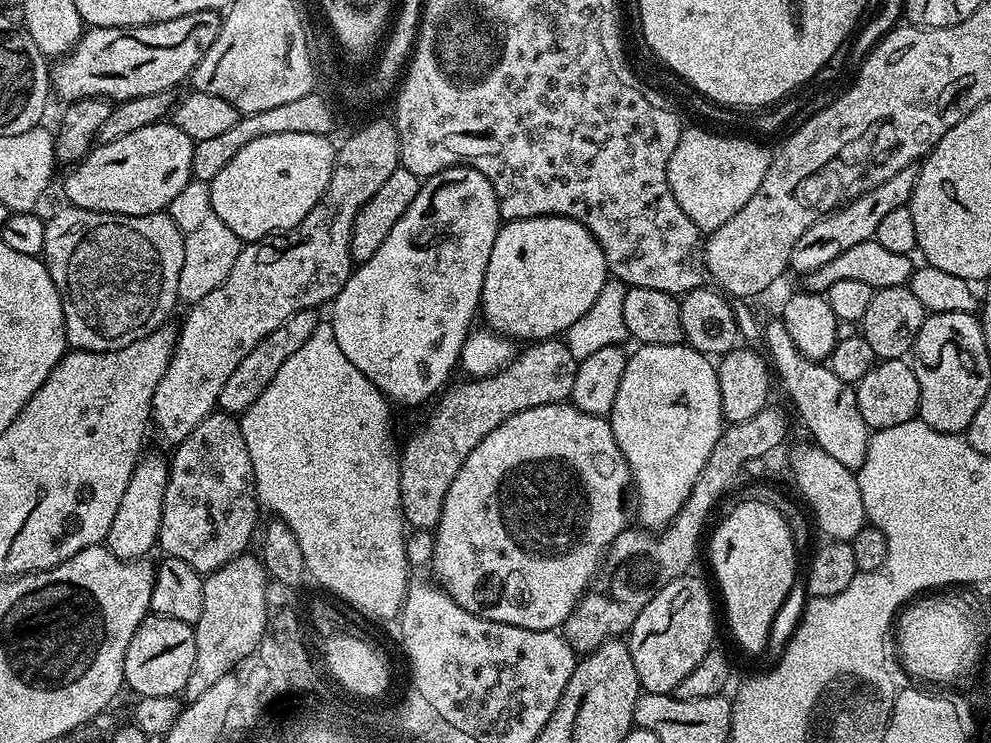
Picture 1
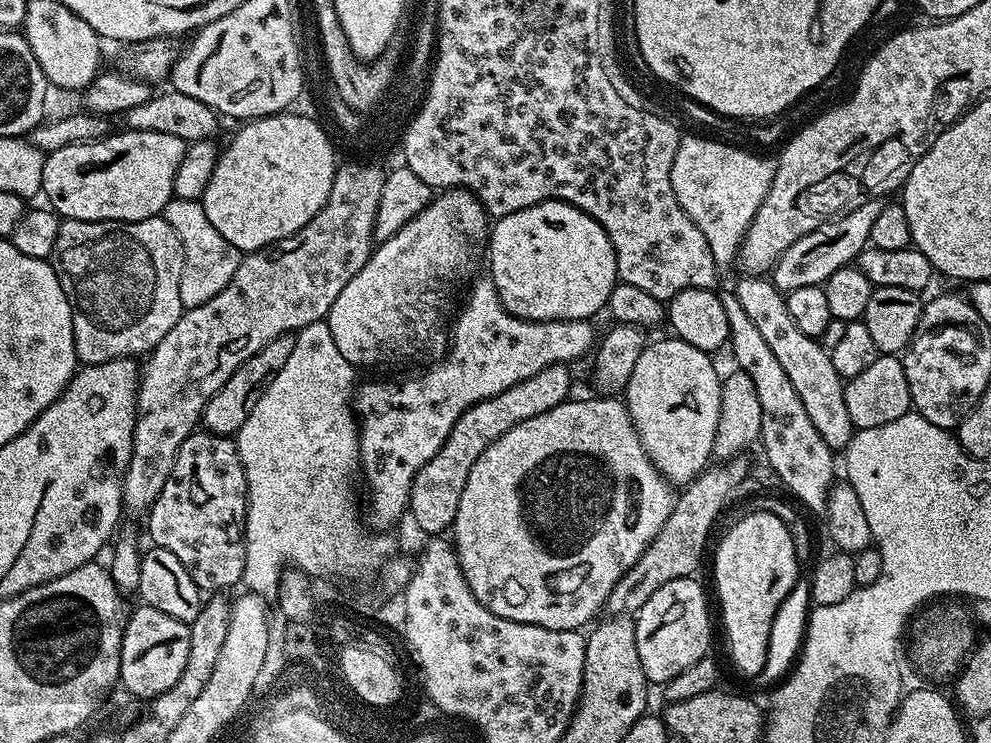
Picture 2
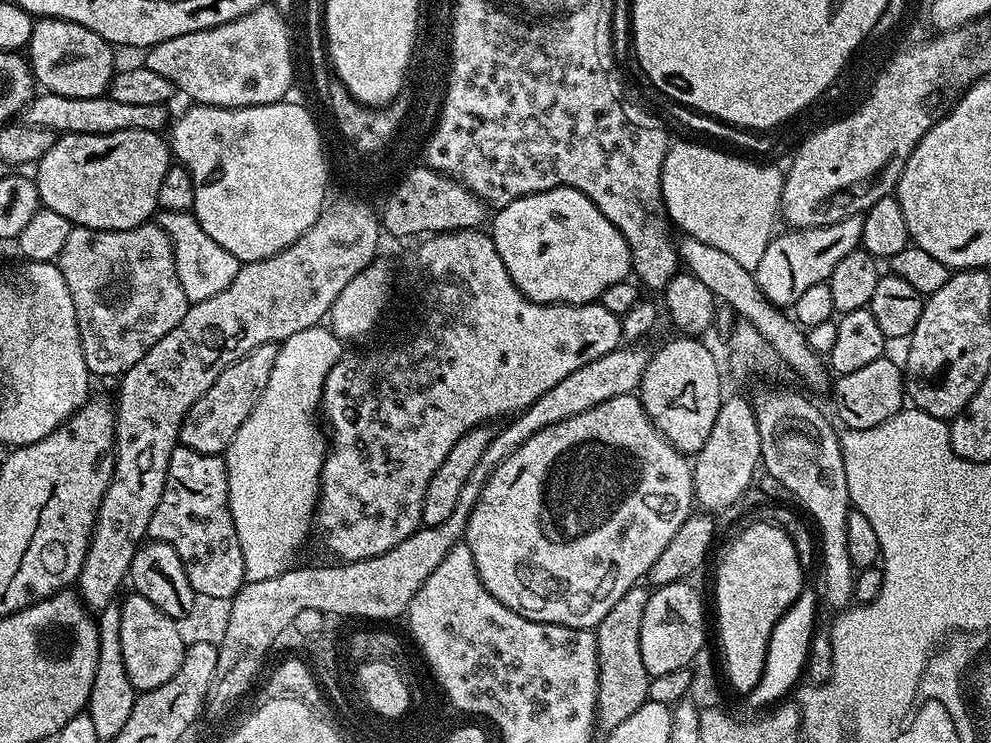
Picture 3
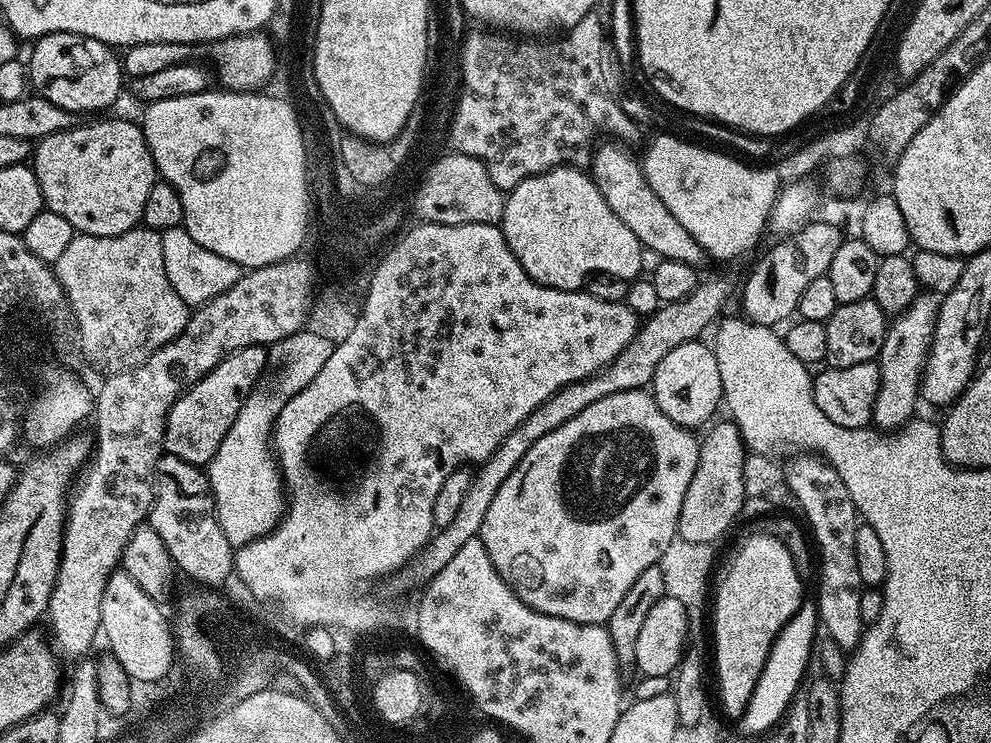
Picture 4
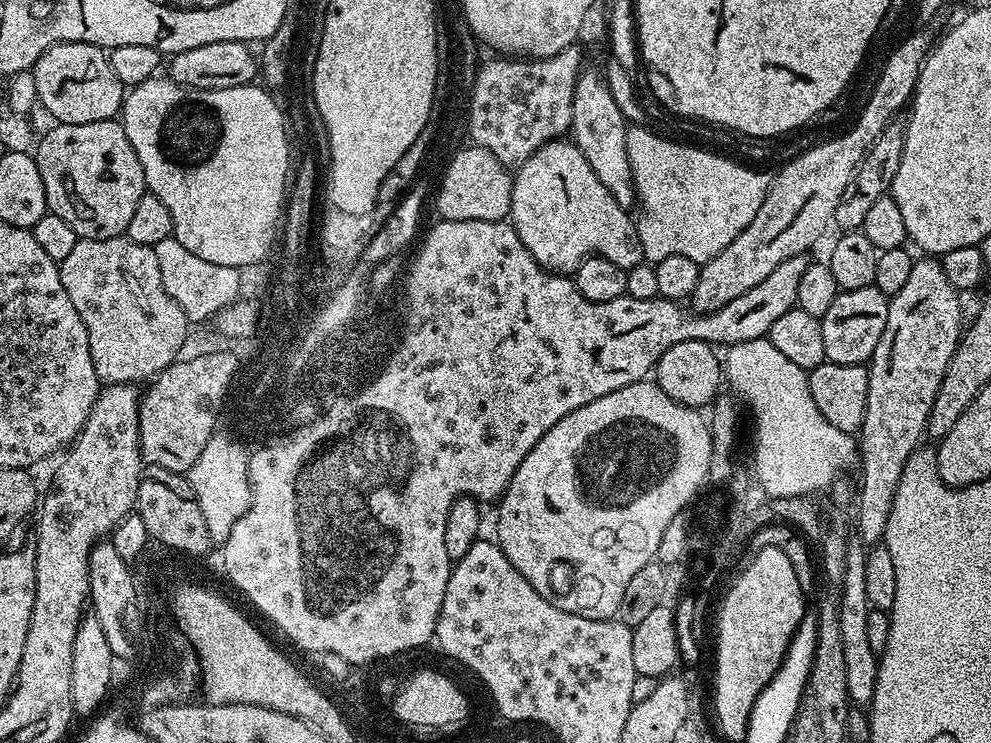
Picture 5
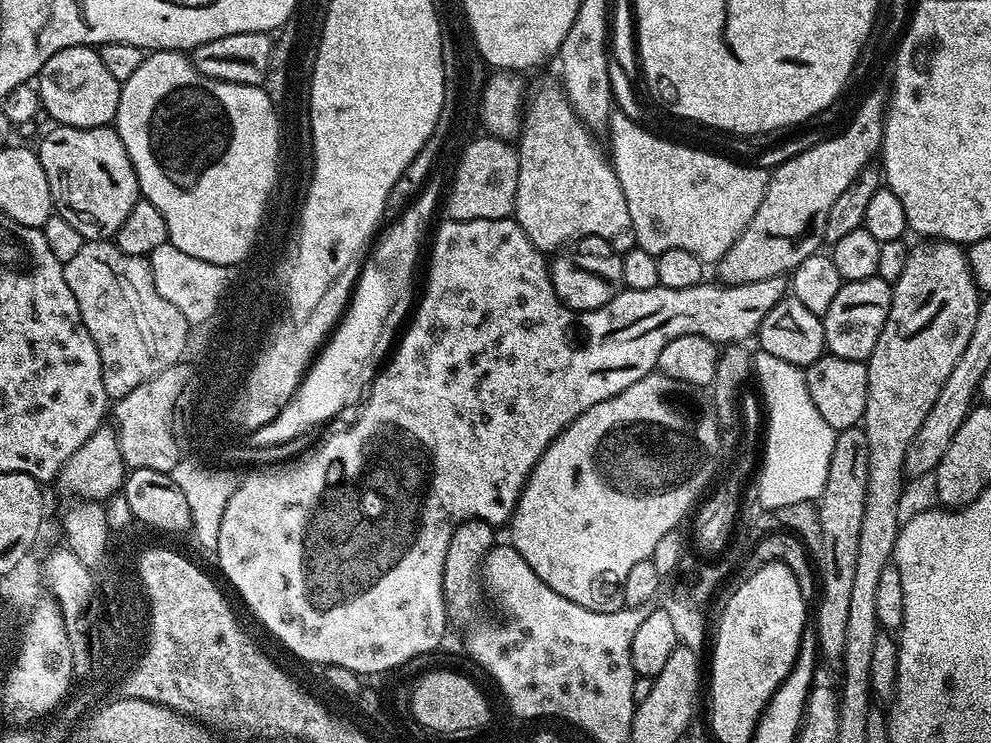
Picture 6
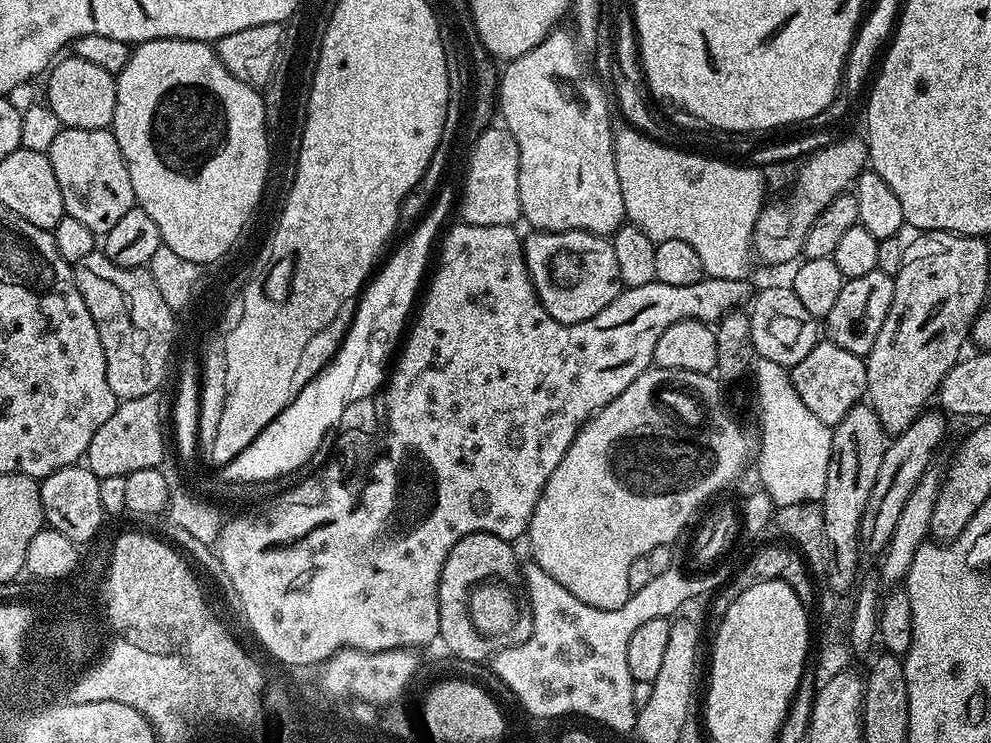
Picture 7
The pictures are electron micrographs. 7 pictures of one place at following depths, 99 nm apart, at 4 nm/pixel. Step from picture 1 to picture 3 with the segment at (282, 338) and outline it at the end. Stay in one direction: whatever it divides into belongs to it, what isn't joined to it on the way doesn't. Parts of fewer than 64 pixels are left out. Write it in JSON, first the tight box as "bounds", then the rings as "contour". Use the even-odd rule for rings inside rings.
{"bounds":[180,344,278,456],"contour":[[[263,344],[222,370],[218,382],[214,382],[214,386],[210,386],[194,406],[190,406],[180,427],[180,444],[198,450],[198,454],[218,456],[227,452],[230,442],[234,442],[234,434],[238,434],[238,426],[250,418],[250,410],[258,406],[258,398],[262,398],[262,390],[266,390],[270,370],[274,370],[274,358],[278,358],[277,345]]]}

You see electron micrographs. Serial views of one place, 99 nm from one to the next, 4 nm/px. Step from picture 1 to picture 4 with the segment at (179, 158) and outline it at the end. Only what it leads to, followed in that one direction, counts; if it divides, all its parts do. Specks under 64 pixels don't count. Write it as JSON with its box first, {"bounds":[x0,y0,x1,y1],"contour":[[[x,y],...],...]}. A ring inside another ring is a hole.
{"bounds":[34,118,158,236],"contour":[[[96,118],[93,124],[81,123],[75,128],[70,128],[66,132],[55,132],[49,136],[43,137],[35,145],[34,148],[34,167],[36,177],[40,183],[40,189],[44,195],[43,207],[47,211],[54,214],[62,214],[62,218],[66,218],[66,222],[70,222],[70,226],[77,233],[86,236],[117,236],[118,234],[126,234],[126,230],[137,227],[143,221],[144,211],[146,210],[146,197],[149,196],[150,190],[154,187],[158,179],[156,171],[156,163],[148,149],[148,143],[144,137],[144,129],[139,123],[131,124],[128,120],[100,120],[104,118]]]}

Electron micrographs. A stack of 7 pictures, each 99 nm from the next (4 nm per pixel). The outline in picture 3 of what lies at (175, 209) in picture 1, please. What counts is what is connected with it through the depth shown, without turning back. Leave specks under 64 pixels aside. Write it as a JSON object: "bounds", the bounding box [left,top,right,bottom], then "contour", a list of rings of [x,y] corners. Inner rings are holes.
{"bounds":[158,211,241,304],"contour":[[[161,211],[158,216],[161,230],[170,238],[174,250],[174,262],[178,270],[178,282],[182,282],[182,290],[192,304],[202,302],[206,298],[214,298],[214,294],[222,294],[230,282],[238,274],[241,261],[230,254],[230,250],[222,250],[206,230],[196,221],[192,212]]]}

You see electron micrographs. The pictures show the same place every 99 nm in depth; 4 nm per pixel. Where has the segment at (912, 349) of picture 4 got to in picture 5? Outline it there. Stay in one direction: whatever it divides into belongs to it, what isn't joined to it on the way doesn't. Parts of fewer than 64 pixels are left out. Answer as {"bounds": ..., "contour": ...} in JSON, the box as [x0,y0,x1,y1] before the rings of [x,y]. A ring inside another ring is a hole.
{"bounds":[855,259,962,546],"contour":[[[920,259],[913,263],[910,279],[904,283],[902,290],[898,290],[898,294],[894,294],[889,299],[886,330],[882,330],[882,338],[878,338],[878,346],[867,365],[868,397],[866,398],[866,418],[858,433],[860,484],[858,480],[858,503],[855,505],[855,508],[857,507],[856,532],[860,535],[859,543],[864,546],[881,543],[884,539],[886,518],[890,518],[890,506],[894,502],[894,494],[902,478],[902,470],[910,454],[921,447],[920,435],[922,437],[925,435],[928,415],[934,406],[938,386],[946,374],[946,366],[950,366],[950,358],[956,352],[962,335],[961,293],[957,292],[950,278],[946,278],[946,270],[939,259]]]}

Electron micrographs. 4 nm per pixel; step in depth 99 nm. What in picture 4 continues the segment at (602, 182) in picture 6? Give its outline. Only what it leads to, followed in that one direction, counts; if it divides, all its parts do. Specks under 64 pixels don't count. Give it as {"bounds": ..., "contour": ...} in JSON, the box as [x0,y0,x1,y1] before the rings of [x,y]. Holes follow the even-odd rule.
{"bounds":[498,166,646,292],"contour":[[[576,166],[551,168],[518,182],[518,186],[507,193],[504,219],[498,226],[503,230],[514,258],[522,262],[522,270],[526,270],[526,274],[530,274],[530,278],[534,278],[534,282],[542,286],[578,292],[597,272],[614,274],[614,278],[629,282],[643,273],[640,271],[644,268],[644,256],[646,257],[644,245],[638,238],[634,238],[634,230],[625,226],[618,214],[614,214],[614,210],[606,206],[606,198],[602,198],[591,175]]]}

